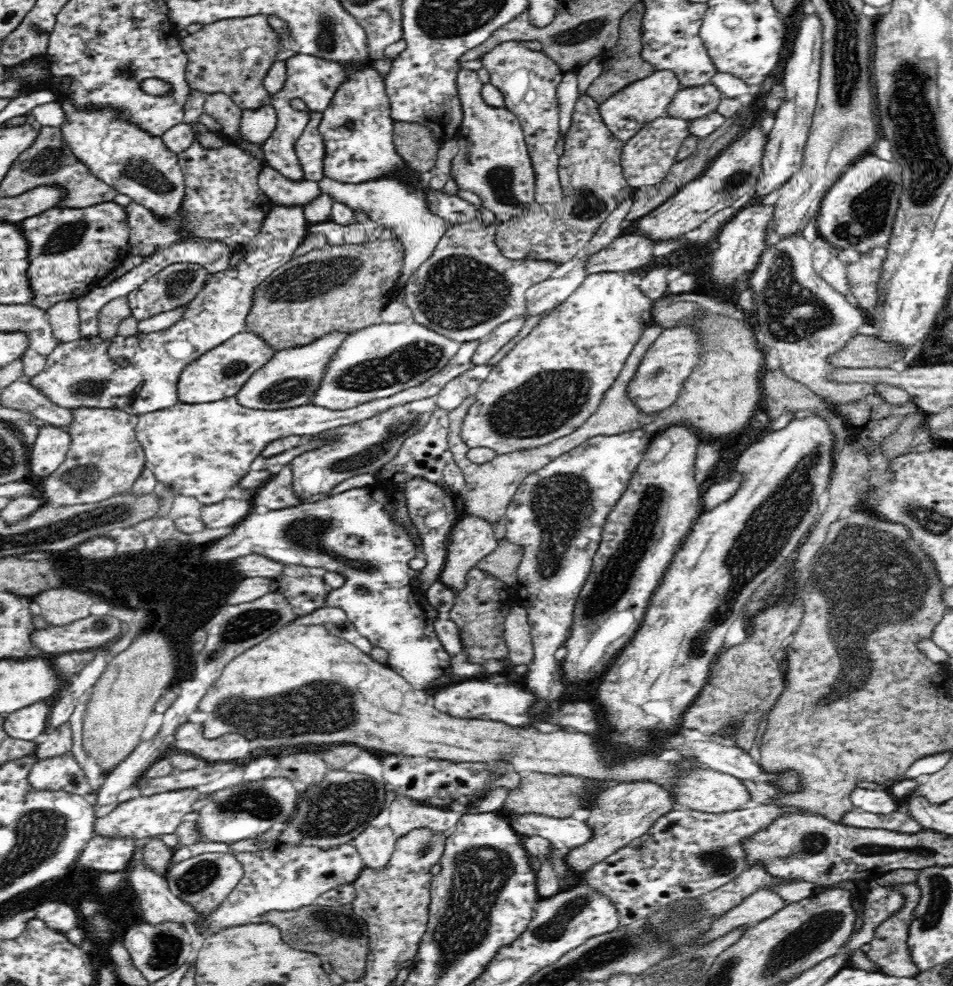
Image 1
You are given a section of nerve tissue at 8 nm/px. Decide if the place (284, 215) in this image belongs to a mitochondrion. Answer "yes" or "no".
no

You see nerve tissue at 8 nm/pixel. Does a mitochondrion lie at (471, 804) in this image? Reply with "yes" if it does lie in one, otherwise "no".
no

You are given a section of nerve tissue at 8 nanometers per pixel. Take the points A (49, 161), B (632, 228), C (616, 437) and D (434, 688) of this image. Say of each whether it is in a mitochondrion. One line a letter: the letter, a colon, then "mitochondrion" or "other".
A: mitochondrion
B: other
C: other
D: other

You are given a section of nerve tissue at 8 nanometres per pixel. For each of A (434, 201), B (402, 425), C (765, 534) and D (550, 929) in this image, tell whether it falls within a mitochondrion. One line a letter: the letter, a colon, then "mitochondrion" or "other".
A: other
B: mitochondrion
C: mitochondrion
D: mitochondrion

